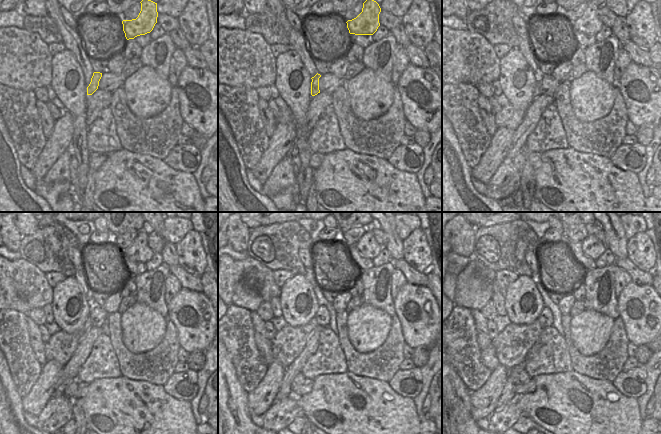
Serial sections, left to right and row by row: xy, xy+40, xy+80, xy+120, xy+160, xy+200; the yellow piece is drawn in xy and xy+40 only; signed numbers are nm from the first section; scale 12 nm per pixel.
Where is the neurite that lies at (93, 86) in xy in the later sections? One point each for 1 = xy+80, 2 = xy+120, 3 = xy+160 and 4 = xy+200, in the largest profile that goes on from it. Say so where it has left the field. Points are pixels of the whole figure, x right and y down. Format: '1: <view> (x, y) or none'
1: xy+80 (537, 90)
2: xy+120 (61, 345)
3: xy+160 (288, 343)
4: xy+200 (511, 346)

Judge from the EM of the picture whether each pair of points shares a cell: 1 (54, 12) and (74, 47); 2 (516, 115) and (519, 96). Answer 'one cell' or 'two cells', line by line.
1: one cell
2: two cells

